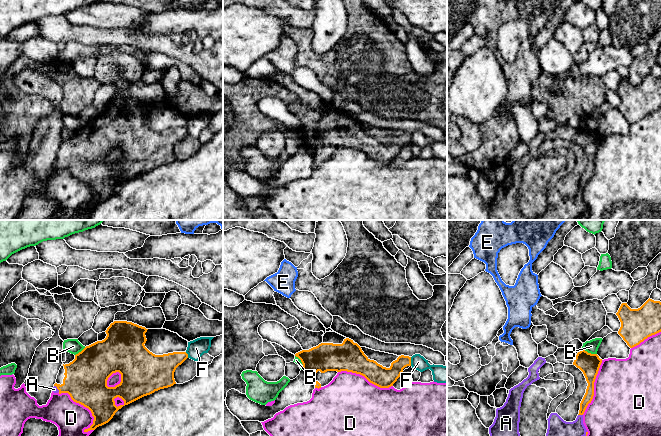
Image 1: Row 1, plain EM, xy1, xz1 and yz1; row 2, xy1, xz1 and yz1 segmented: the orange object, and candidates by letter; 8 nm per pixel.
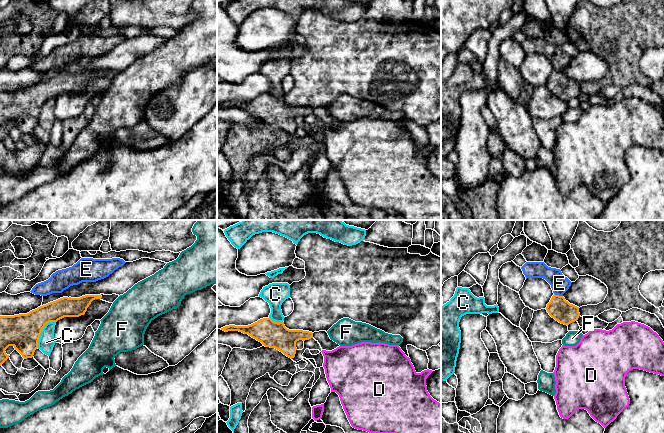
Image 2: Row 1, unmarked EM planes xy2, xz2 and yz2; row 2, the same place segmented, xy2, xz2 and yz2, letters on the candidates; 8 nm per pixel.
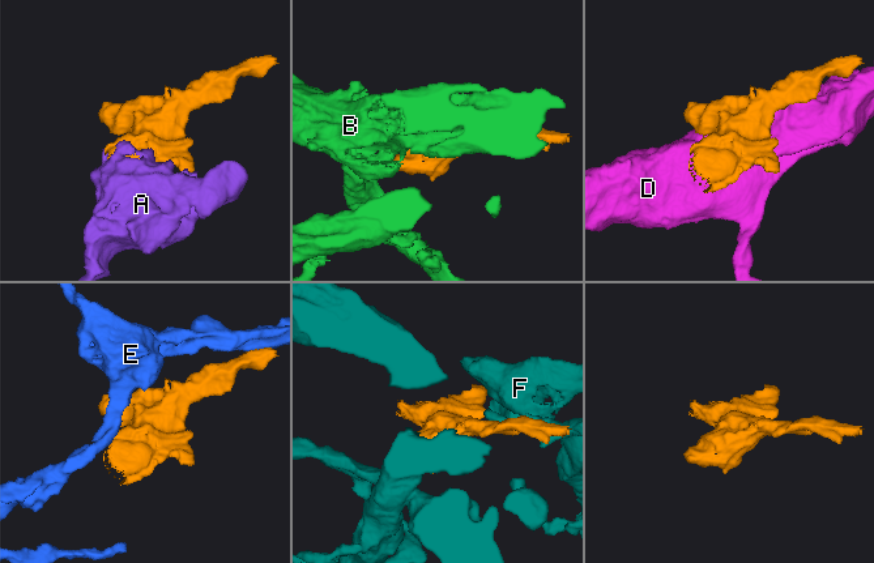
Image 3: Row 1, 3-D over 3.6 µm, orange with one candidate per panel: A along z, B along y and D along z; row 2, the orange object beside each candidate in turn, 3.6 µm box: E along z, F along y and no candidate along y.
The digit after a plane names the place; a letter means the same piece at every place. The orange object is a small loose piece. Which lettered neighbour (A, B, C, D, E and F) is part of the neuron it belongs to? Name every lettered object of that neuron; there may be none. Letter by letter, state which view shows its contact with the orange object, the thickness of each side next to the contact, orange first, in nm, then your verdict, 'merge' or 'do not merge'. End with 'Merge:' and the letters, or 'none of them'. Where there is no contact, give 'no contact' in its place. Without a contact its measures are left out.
A: meets orange in yz1; 70 nm thick on the orange side, 240 nm on the other; merge
B: meets orange in xz1; 220 nm thick on the orange side, 50 nm on the other; do not merge
C: meets orange in xy2; 280 nm thick on the orange side, 130 nm on the other; do not merge
D: meets orange in xy1; 340 nm thick on the orange side, 260 nm on the other; do not merge
E: meets orange in yz2; 180 nm thick on the orange side, 150 nm on the other; do not merge
F: meets orange in xz1; 160 nm thick on the orange side, 120 nm on the other; do not merge
Merge: A

